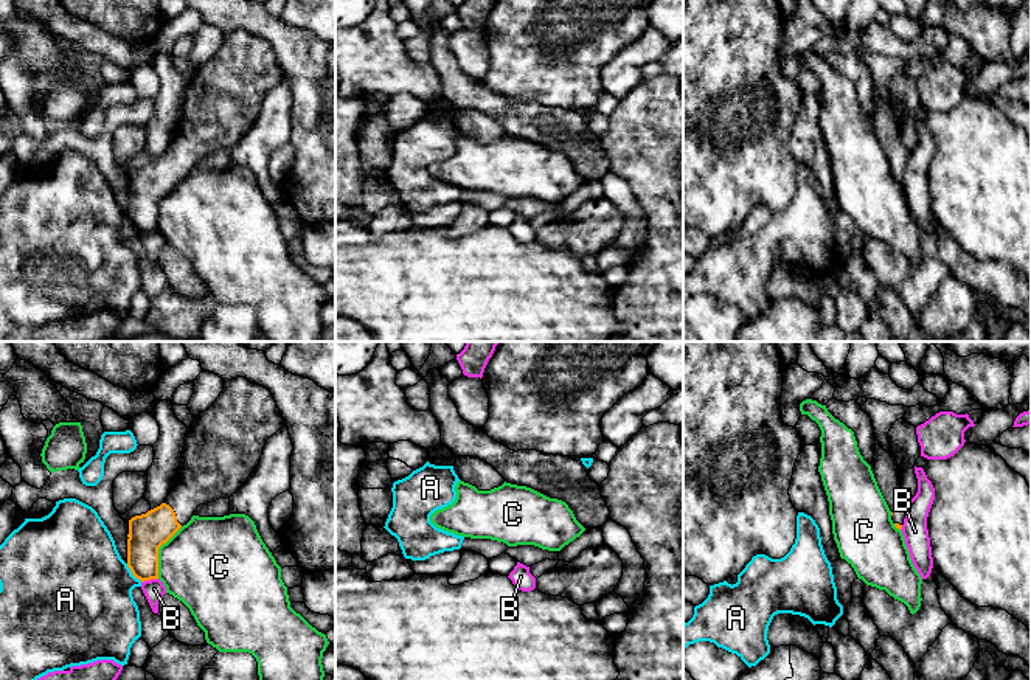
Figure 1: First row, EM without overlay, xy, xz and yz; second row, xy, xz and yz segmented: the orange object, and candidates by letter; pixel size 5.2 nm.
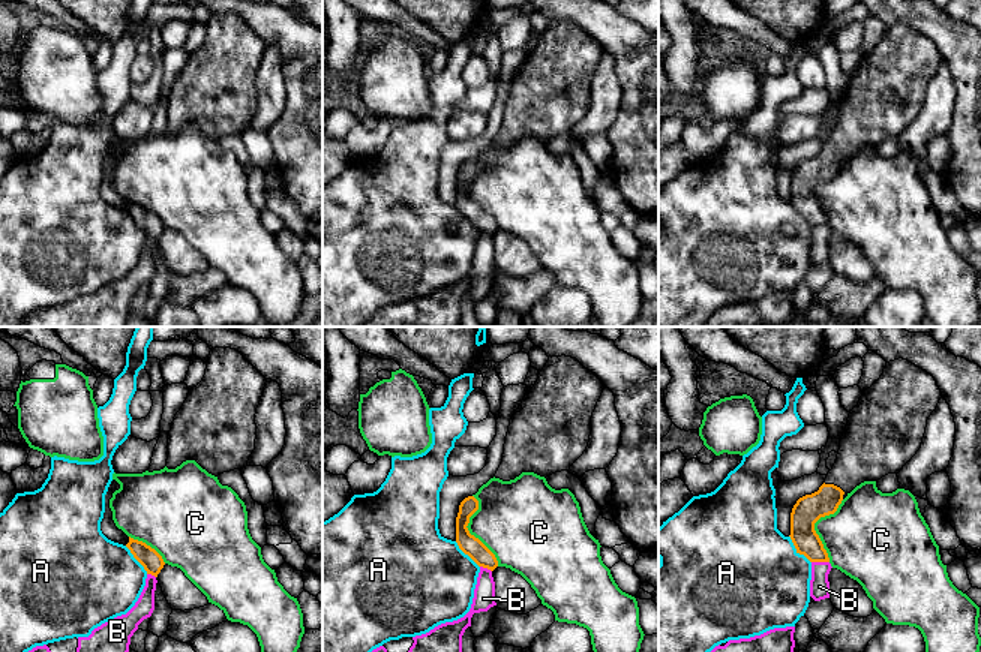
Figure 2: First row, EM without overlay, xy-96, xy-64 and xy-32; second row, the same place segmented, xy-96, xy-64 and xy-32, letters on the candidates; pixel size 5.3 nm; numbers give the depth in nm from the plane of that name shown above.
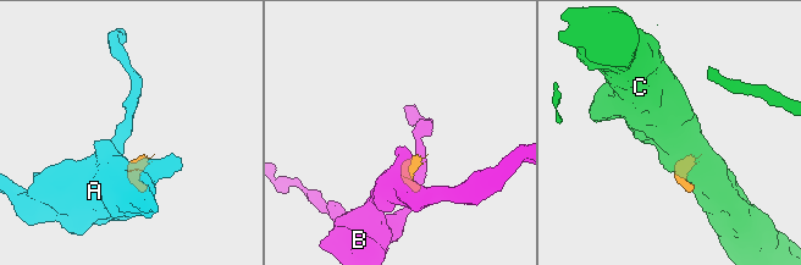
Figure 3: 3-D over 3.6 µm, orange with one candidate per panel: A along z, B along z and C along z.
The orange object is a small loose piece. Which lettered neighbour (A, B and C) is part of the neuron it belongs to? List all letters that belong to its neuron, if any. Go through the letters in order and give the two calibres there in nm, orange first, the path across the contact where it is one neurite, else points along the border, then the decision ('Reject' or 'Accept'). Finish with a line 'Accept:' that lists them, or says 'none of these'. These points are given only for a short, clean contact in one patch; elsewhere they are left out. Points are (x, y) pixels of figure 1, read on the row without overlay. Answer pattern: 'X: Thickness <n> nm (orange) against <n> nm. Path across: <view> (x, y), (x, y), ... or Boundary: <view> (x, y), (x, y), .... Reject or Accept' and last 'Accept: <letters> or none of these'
A: Thickness 190 nm (orange) against 460 nm. Boundary: xy (126, 216), (142, 233). Reject
B: Thickness 190 nm (orange) against 110 nm. Boundary: xy (157, 230), (142, 235). Reject
C: Thickness 190 nm (orange) against 440 nm. Reject
Accept: none of these

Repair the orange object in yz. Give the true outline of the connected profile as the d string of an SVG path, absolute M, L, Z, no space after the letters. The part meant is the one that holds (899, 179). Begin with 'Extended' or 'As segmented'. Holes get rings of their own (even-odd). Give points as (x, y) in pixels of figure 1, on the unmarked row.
Extended. M876 88L874 92L876 102L870 118L877 134L877 138L890 163L893 165L891 172L894 179L897 182L902 182L908 151L901 140L901 123L897 120L894 106L891 102L883 102Z

